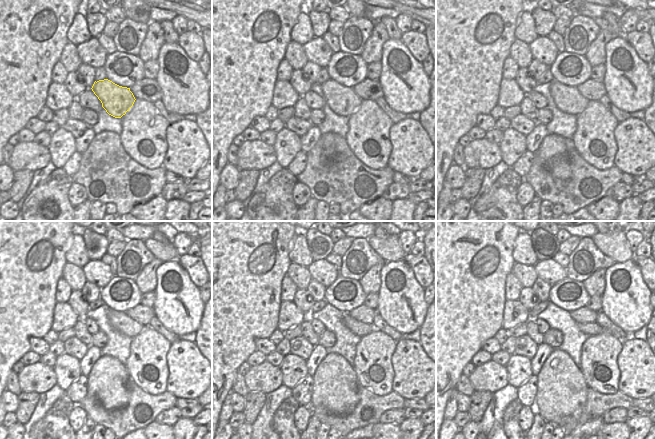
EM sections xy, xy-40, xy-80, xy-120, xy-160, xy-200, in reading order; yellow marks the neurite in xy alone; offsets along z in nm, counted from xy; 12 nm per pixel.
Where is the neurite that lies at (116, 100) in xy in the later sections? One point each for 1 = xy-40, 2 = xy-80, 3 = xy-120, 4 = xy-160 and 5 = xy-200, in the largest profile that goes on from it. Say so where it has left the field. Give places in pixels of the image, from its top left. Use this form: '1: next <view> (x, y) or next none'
1: next xy-40 (342, 100)
2: next xy-80 (567, 99)
3: next xy-120 (120, 321)
4: next xy-160 (359, 328)
5: next xy-200 (593, 328)

